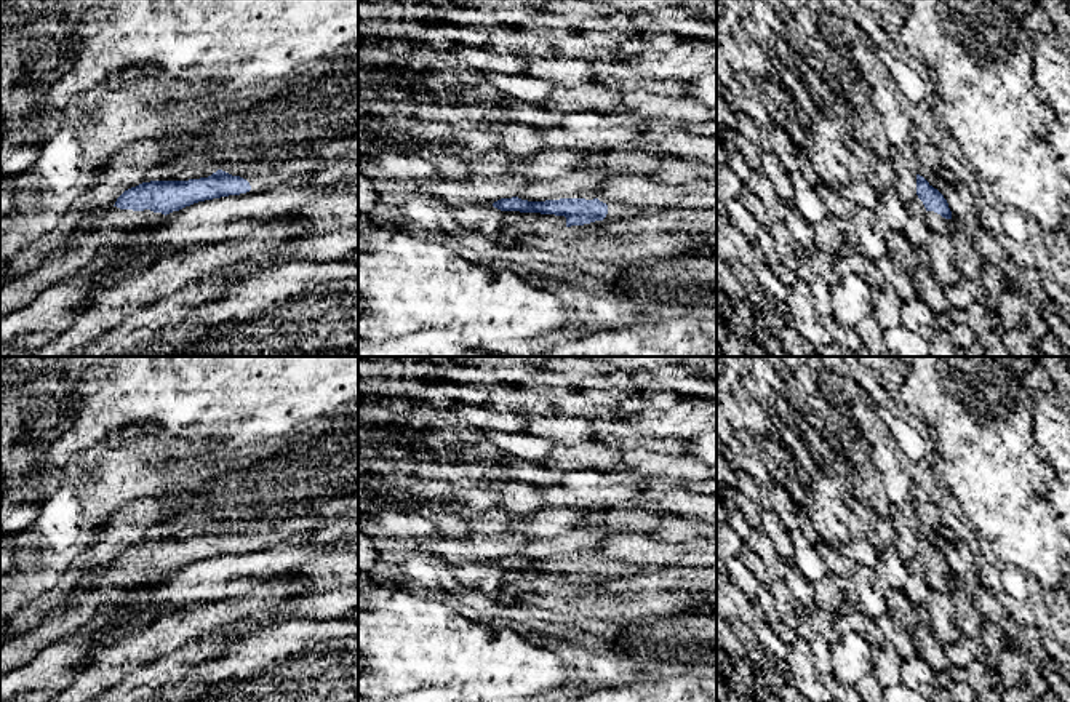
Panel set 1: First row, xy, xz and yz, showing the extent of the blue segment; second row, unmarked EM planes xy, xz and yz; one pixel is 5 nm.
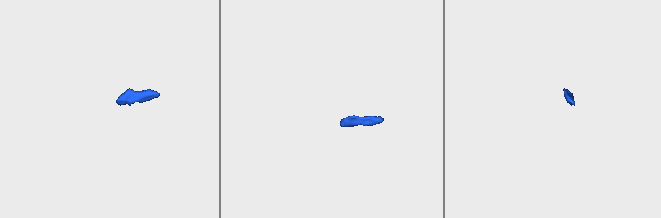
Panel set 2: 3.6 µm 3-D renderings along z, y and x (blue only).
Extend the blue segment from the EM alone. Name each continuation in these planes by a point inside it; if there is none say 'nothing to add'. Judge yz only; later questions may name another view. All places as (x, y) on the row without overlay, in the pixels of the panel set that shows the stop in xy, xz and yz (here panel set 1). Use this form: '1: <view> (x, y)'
1: yz (938, 582)

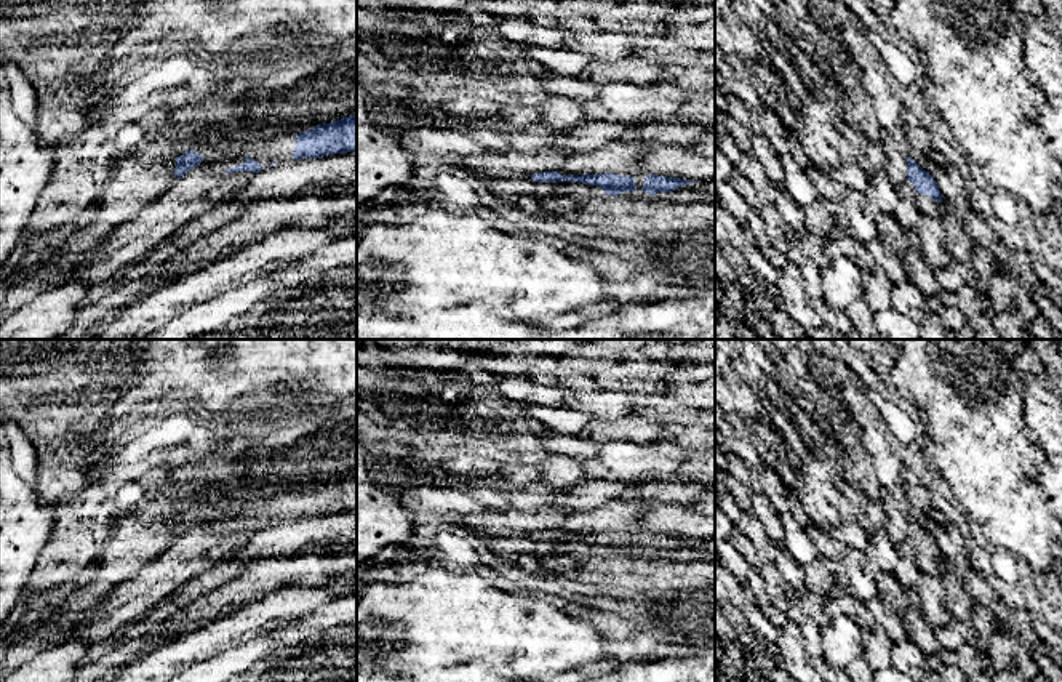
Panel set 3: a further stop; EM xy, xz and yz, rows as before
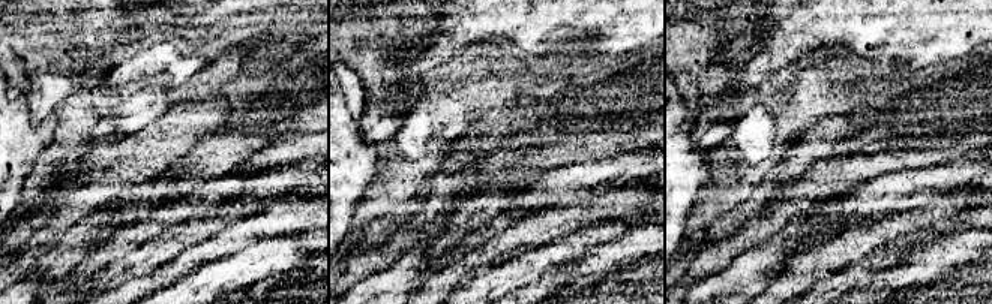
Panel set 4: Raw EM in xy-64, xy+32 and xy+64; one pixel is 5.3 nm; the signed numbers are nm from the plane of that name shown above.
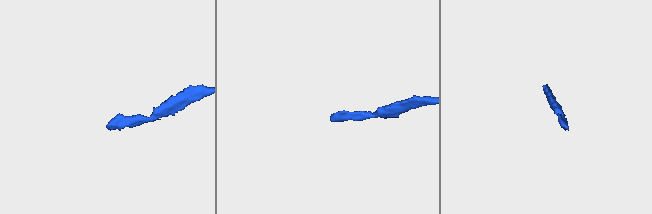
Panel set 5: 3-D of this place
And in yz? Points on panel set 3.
1: yz (928, 565)

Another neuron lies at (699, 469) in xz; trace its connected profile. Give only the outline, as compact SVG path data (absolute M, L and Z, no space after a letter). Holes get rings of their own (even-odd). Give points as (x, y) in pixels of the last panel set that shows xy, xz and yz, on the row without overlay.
M715 453L688 458L669 479L707 485L715 490Z

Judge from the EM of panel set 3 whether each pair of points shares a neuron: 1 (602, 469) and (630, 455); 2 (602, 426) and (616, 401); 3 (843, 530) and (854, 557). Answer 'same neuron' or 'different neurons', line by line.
1: same neuron
2: different neurons
3: different neurons

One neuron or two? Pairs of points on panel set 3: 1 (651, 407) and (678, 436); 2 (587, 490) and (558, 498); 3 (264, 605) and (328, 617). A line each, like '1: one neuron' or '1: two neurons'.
1: two neurons
2: one neuron
3: one neuron

